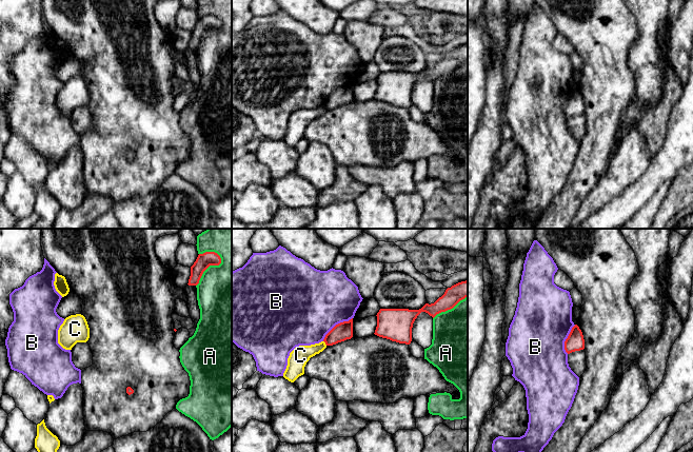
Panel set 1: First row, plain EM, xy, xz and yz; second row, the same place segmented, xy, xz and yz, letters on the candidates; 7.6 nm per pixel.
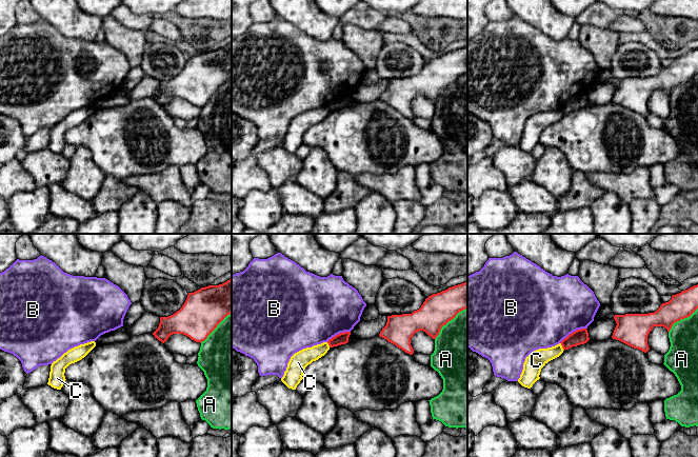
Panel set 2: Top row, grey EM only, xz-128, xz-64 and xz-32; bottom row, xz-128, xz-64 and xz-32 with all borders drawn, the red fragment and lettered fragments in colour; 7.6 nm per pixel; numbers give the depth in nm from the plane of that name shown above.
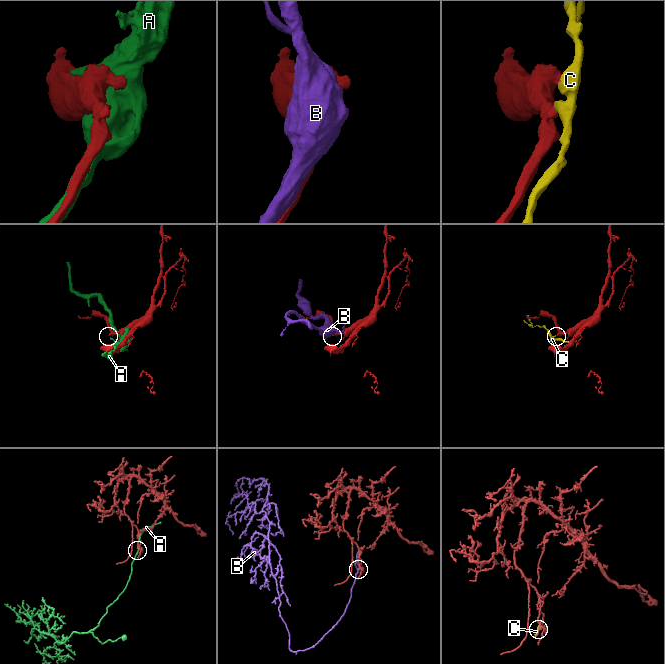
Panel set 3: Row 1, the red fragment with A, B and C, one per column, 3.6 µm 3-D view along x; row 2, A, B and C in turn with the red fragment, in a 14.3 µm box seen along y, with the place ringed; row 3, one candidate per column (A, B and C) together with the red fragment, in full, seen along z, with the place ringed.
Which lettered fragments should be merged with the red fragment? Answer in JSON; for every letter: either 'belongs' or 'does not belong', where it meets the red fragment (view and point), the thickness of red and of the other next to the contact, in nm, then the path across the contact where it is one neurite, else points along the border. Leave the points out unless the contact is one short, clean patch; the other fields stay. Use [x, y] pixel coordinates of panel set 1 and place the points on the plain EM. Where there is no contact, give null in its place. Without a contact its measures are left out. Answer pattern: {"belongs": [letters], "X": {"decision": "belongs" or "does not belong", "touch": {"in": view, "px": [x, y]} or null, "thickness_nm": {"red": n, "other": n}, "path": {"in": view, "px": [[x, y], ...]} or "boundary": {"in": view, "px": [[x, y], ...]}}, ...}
{"belongs": [], "A": {"decision": "does not belong", "touch": {"in": "xy", "px": [210, 28]}, "thickness_nm": {"red": 110, "other": 440}}, "B": {"decision": "does not belong", "touch": {"in": "xz", "px": [336, 89]}, "thickness_nm": {"red": 140, "other": 500}}, "C": {"decision": "does not belong", "touch": {"in": "xz", "px": [324, 105]}, "thickness_nm": {"red": 140, "other": 150}, "boundary": {"in": "xz", "px": [[323, 104], [327, 109]]}}}

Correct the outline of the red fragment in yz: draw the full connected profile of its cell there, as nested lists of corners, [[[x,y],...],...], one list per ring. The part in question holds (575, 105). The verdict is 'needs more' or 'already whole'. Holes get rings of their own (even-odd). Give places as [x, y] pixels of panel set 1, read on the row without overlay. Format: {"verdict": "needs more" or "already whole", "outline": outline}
{"verdict": "already whole", "outline": [[[575,89],[565,105],[565,114],[568,118],[585,113],[585,103],[581,94]]]}

